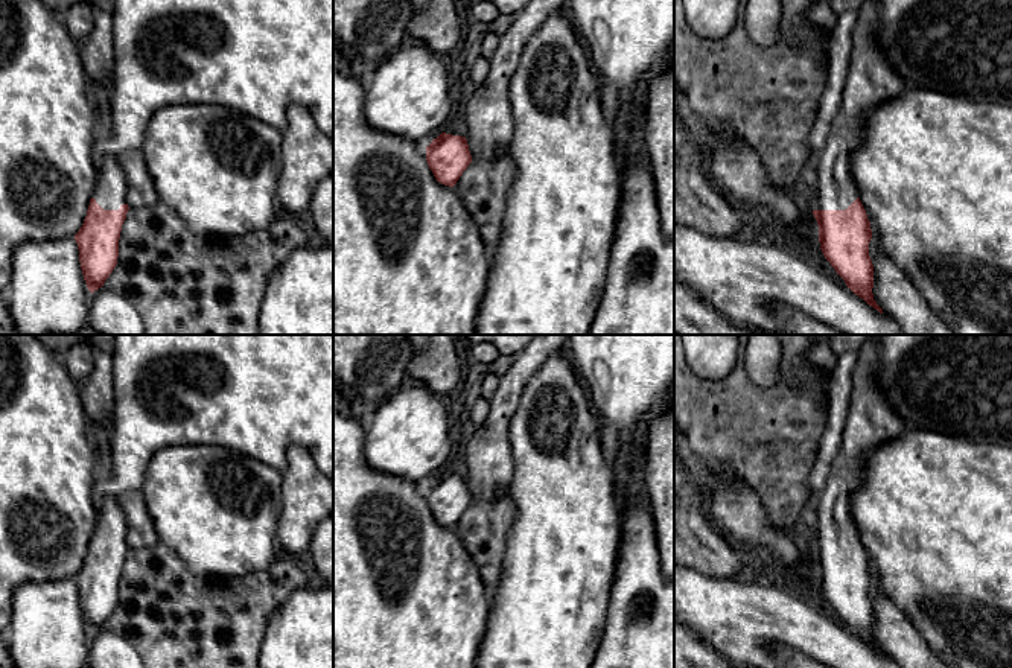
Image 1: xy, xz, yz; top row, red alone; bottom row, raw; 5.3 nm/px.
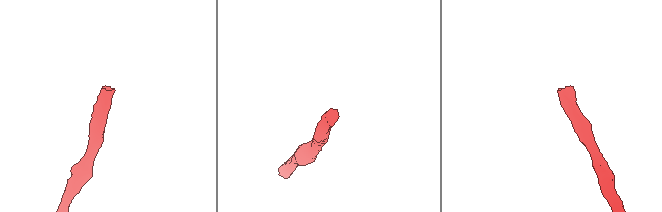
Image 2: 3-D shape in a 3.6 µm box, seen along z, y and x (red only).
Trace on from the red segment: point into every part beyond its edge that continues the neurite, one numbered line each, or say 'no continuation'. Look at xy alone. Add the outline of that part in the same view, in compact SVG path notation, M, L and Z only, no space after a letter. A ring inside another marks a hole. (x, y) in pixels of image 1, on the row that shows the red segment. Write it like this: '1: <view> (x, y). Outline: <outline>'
1: xy (257, 57). Outline: M116 0L113 41L113 125L108 134L99 134L93 149L97 169L93 198L103 210L119 210L126 204L122 154L142 148L151 117L163 107L213 103L283 132L288 107L297 103L312 114L324 134L333 137L333 0Z

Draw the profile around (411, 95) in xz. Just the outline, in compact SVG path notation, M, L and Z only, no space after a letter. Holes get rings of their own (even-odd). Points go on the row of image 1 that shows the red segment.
M422 43L403 44L367 81L364 114L374 131L426 145L453 116L452 64Z

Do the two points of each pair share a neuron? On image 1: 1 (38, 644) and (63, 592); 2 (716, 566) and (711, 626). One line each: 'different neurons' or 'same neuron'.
1: same neuron
2: different neurons

